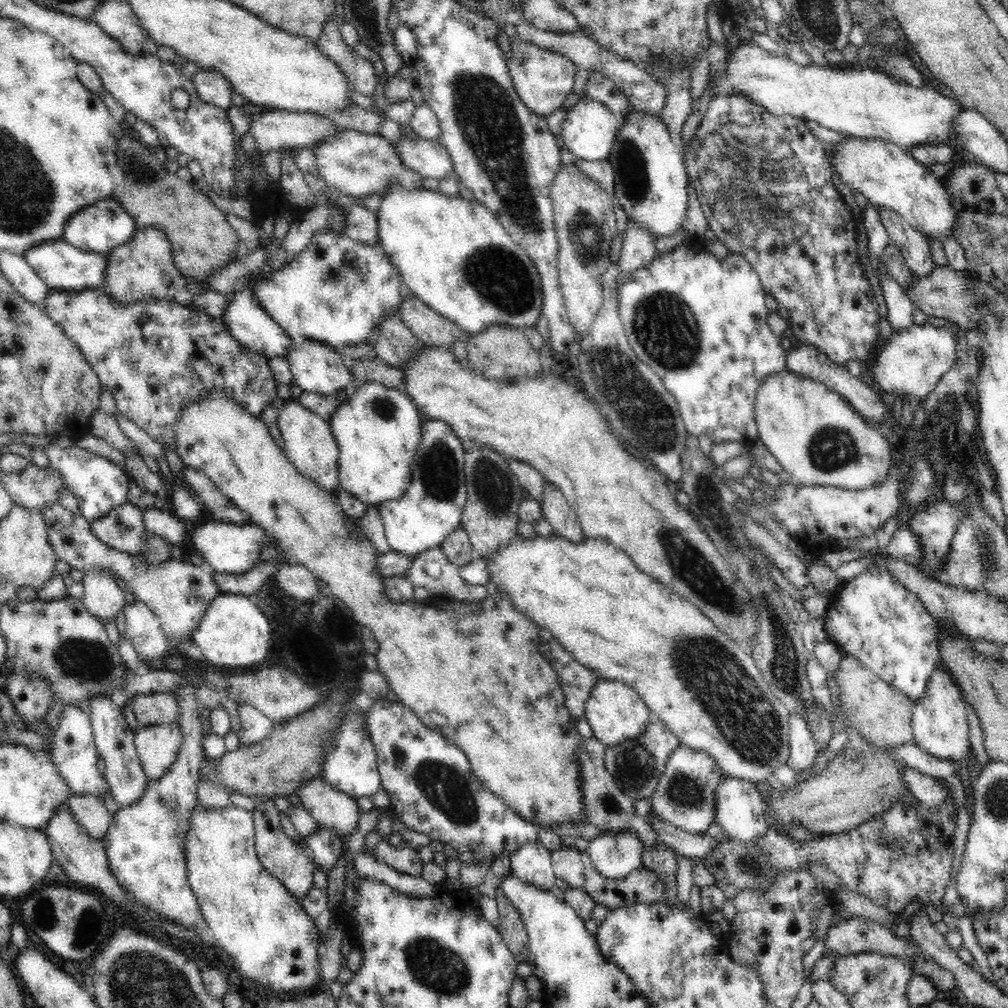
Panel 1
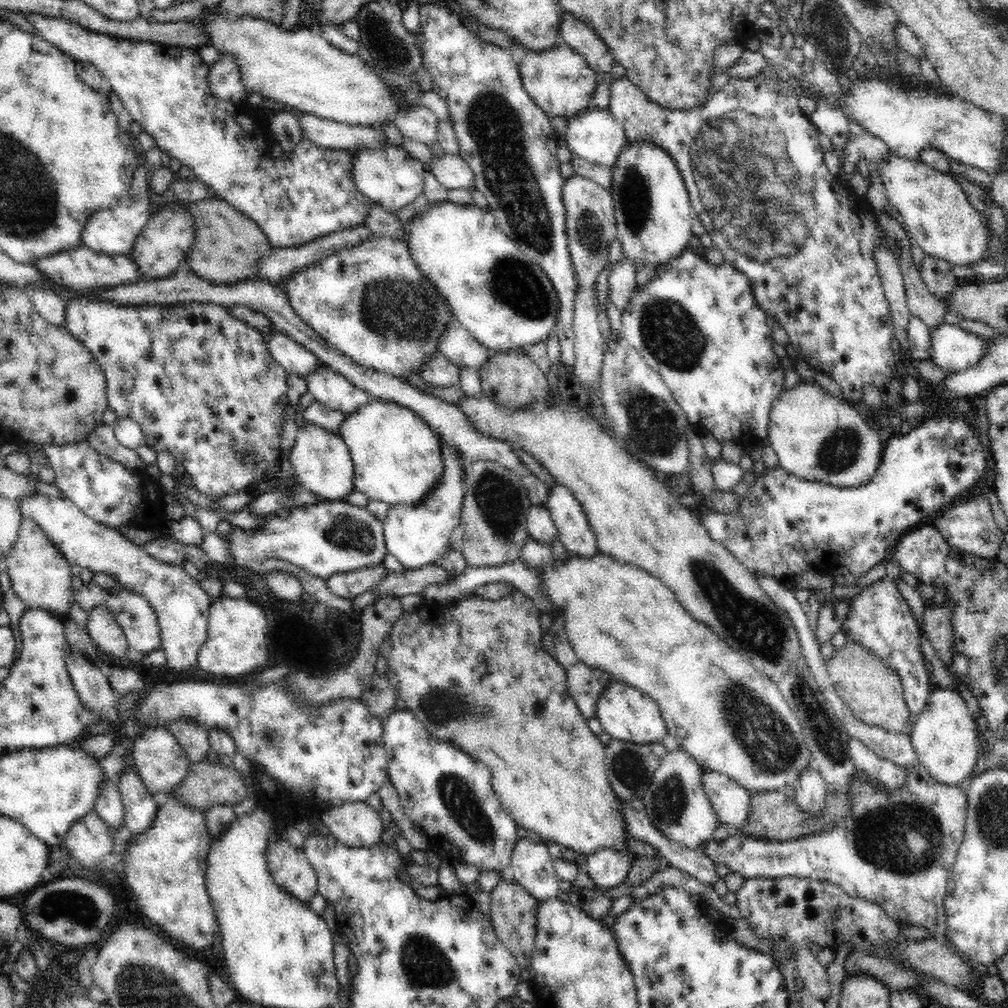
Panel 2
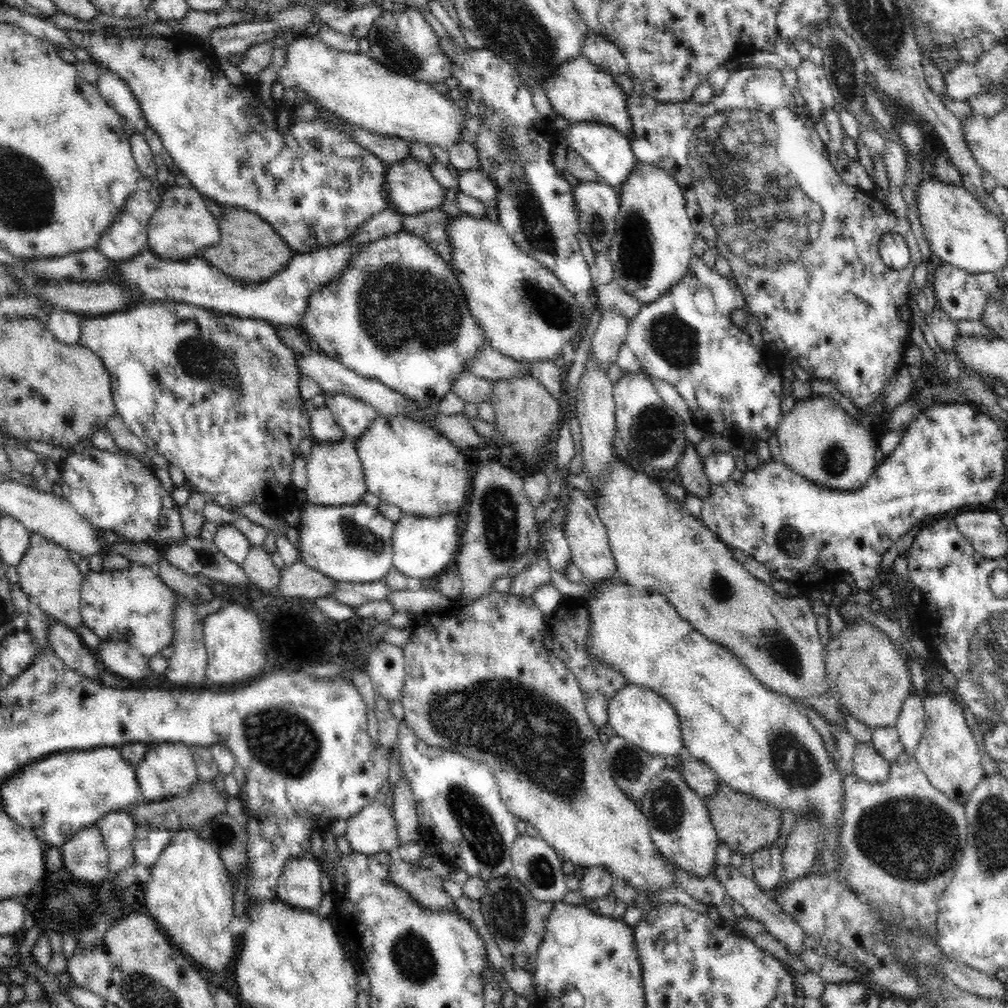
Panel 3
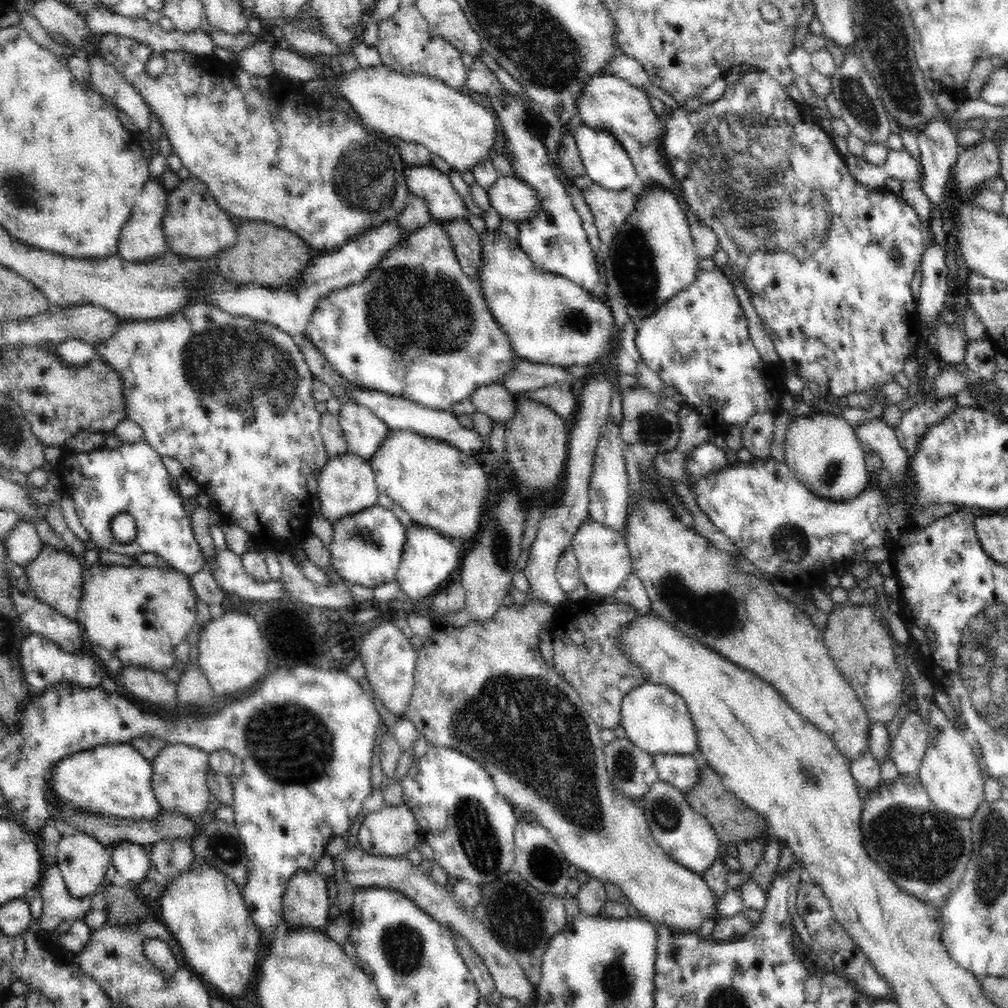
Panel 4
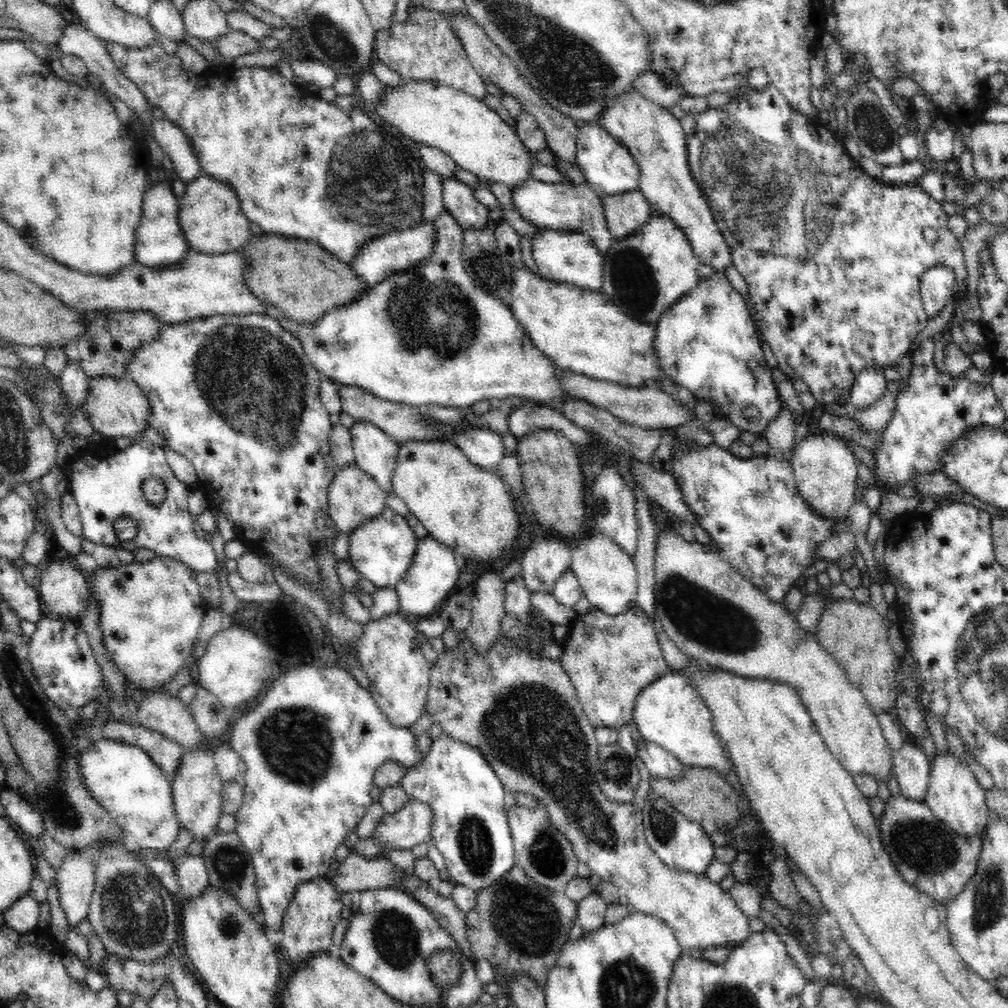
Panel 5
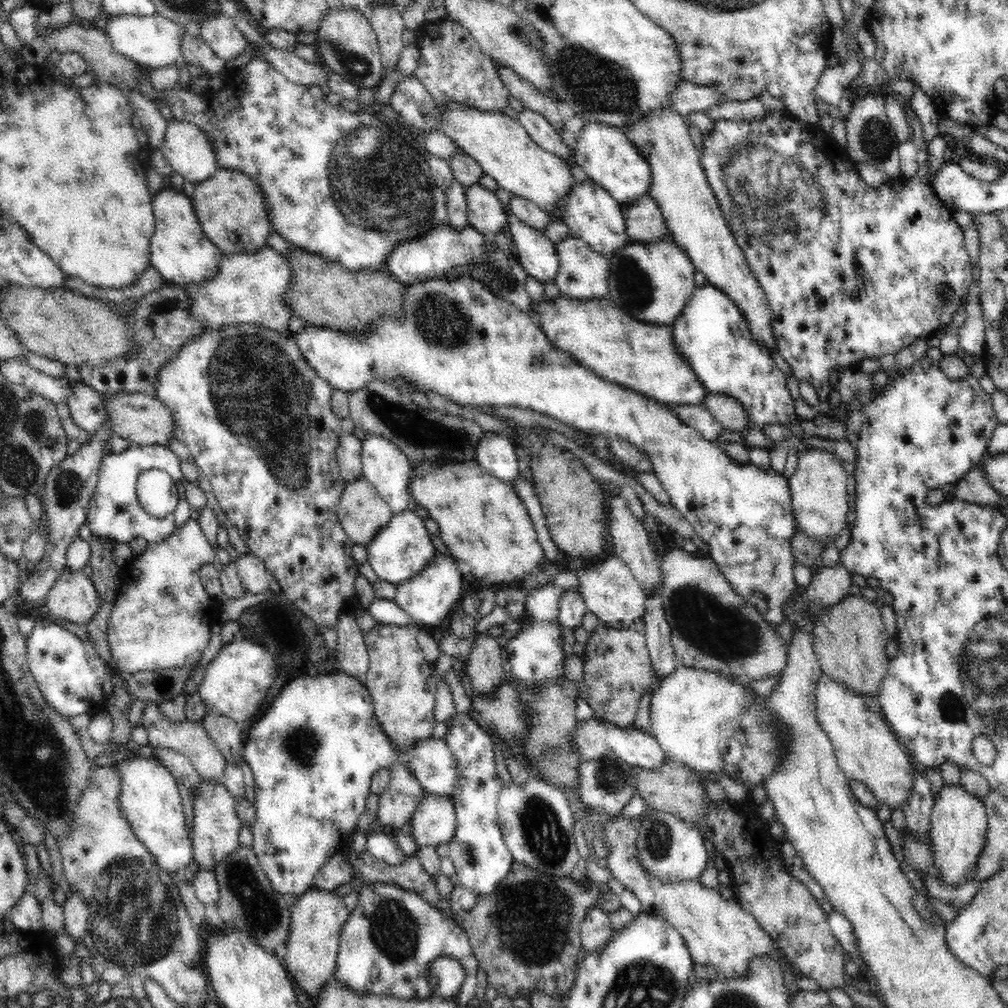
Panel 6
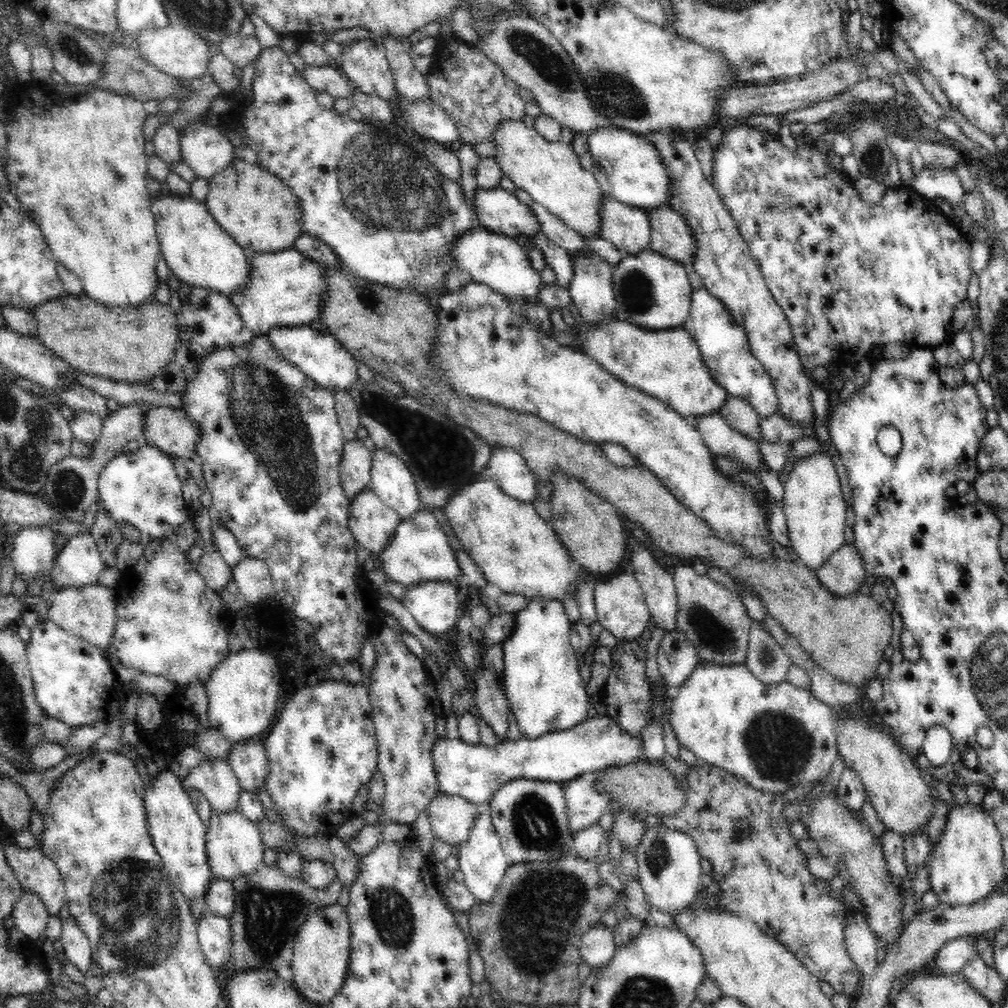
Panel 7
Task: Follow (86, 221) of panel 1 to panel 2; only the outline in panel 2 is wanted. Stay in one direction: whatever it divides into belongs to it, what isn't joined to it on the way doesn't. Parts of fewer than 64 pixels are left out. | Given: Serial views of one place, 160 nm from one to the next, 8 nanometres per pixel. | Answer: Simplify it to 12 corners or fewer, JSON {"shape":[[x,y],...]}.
{"shape":[[146,169],[109,211],[95,212],[82,245],[128,255],[158,205]]}

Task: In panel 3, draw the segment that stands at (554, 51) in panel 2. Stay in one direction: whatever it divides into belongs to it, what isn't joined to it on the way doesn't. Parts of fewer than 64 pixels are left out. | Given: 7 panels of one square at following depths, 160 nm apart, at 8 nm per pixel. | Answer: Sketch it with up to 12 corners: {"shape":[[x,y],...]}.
{"shape":[[584,55],[541,84],[570,123],[610,125],[629,140],[628,95]]}

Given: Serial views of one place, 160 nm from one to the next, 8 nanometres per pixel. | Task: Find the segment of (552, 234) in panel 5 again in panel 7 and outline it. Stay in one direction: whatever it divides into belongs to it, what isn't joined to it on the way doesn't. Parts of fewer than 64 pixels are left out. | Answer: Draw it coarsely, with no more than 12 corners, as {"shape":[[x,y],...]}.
{"shape":[[592,249],[572,259],[567,289],[590,327],[616,317],[613,266]]}

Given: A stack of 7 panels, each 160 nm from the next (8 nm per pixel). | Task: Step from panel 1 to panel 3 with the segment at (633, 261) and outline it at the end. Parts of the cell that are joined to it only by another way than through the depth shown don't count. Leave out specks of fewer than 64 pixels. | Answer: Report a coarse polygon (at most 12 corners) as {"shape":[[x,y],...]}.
{"shape":[[602,311],[590,353],[598,367],[616,361],[628,319]]}

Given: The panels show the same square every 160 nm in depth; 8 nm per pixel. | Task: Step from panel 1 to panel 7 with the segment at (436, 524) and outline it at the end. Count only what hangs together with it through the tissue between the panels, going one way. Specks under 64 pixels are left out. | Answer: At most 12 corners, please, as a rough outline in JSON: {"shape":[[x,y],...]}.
{"shape":[[426,581],[407,588],[402,604],[434,636],[460,624],[462,592]]}

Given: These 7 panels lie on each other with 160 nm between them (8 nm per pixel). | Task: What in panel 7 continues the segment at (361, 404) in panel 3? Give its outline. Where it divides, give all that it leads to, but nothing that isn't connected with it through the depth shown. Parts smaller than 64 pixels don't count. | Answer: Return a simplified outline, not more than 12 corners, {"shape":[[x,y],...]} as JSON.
{"shape":[[373,451],[369,489],[402,519],[421,509],[410,470]]}

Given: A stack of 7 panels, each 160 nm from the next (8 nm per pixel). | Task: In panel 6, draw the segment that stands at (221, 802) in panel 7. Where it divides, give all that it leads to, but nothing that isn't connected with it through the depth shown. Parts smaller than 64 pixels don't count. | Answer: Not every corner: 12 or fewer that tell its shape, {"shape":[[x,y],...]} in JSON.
{"shape":[[147,704],[141,724],[151,746],[186,755],[208,783],[227,763],[200,722],[172,722]]}

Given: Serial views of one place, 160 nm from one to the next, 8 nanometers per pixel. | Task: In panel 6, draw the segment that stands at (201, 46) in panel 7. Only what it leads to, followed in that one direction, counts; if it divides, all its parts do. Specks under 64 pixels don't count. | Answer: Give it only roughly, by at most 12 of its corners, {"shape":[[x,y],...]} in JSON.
{"shape":[[159,13],[106,15],[114,50],[146,68],[187,64],[183,30]]}

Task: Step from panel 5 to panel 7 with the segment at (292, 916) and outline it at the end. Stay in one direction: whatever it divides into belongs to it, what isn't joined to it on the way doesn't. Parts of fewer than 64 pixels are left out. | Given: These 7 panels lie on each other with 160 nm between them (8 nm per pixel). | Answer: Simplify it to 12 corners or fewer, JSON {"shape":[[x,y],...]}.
{"shape":[[338,903],[298,928],[292,986],[311,1005],[341,994],[350,920]]}

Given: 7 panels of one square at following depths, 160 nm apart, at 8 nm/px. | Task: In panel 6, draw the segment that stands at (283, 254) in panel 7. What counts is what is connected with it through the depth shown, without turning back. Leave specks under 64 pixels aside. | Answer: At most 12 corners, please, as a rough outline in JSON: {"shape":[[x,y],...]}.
{"shape":[[272,247],[182,285],[212,326],[288,331],[293,269]]}

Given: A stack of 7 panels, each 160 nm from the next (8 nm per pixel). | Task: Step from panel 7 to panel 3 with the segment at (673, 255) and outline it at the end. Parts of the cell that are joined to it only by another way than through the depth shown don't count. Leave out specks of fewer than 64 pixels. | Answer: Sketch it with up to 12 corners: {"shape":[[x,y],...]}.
{"shape":[[579,181],[573,188],[580,231],[608,253],[617,230],[618,190]]}

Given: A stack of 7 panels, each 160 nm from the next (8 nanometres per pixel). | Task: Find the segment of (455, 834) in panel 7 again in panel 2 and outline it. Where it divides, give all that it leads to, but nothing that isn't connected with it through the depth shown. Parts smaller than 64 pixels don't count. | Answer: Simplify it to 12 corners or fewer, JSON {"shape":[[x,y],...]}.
{"shape":[[365,802],[321,808],[338,842],[372,847],[384,832]]}

